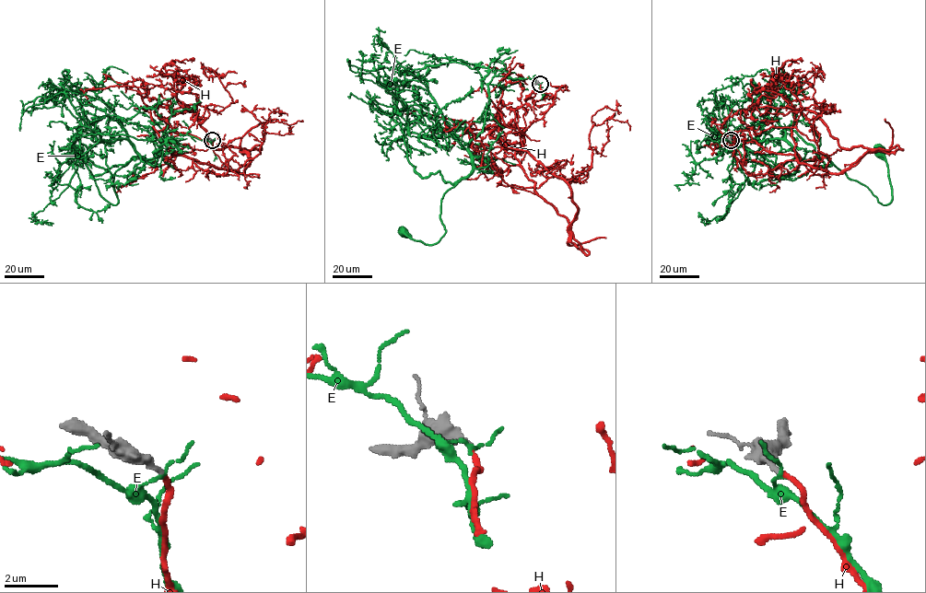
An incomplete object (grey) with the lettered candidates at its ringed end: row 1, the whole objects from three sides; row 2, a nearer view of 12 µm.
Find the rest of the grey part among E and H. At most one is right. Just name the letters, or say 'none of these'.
H

